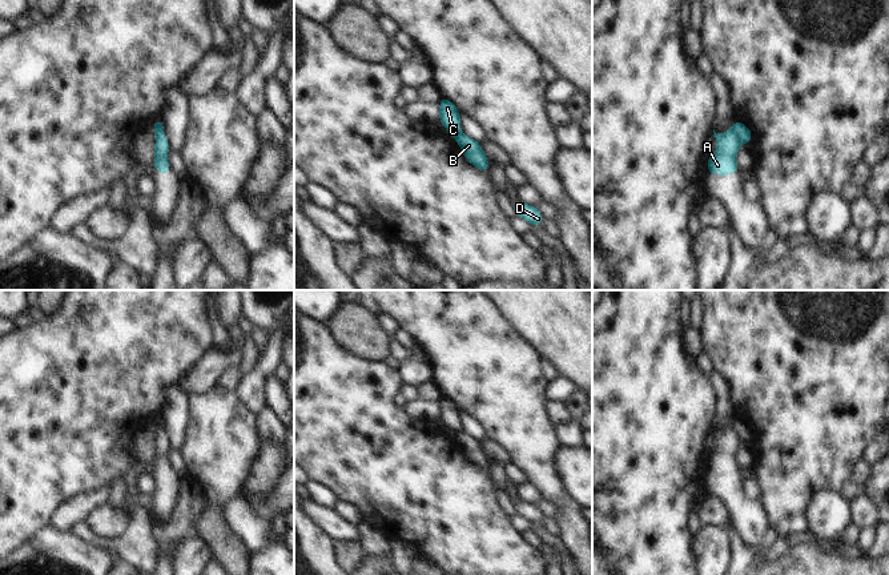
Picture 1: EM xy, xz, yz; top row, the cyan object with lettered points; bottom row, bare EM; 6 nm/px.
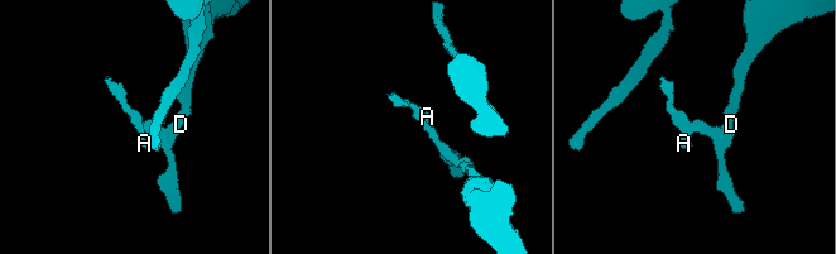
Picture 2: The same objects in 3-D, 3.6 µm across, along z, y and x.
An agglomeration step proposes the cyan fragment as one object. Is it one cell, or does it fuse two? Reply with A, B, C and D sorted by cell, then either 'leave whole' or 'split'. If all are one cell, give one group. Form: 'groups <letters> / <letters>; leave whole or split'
groups A C / B D; split

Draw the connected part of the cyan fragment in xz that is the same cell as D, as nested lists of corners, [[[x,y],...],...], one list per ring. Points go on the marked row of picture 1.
[[[520,201],[512,202],[515,214],[528,221],[531,225],[540,225],[544,221],[544,217],[536,210],[535,206],[523,204]]]

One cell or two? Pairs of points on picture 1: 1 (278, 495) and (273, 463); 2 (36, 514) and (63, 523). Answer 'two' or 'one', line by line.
1: two
2: two

